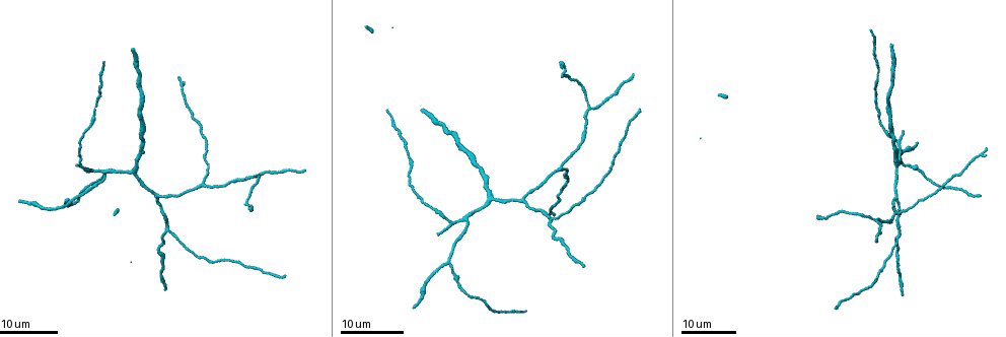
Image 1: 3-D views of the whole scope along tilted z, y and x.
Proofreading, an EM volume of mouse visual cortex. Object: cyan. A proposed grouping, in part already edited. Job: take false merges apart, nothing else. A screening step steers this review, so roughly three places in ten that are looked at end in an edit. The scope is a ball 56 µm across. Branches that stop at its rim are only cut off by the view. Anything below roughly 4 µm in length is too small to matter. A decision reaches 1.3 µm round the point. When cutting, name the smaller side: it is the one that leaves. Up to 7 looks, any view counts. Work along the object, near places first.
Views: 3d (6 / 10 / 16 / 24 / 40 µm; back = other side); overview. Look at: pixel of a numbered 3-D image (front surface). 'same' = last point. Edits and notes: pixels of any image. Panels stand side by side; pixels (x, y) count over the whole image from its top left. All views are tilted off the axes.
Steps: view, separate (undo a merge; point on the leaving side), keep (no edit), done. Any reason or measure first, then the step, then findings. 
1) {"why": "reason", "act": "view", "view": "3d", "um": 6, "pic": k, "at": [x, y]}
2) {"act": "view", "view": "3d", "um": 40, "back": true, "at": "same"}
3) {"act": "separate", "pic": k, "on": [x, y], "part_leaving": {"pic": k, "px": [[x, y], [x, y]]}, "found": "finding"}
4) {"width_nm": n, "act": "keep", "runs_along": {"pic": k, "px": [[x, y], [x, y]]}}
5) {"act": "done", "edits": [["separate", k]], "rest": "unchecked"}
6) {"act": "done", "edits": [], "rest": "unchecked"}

{"why": "thin arm on a thick one", "act": "view", "view": "3d", "um": 24, "pic": 1, "at": [467, 217]}

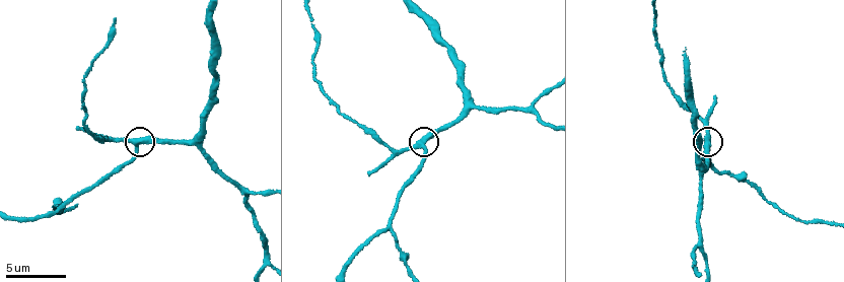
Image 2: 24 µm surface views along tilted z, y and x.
{"act": "view", "view": "3d", "um": 10, "pic": 2, "at": [421, 147]}

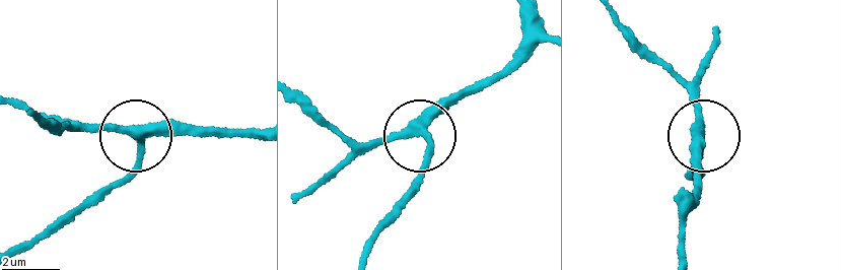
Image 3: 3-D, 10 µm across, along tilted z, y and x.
{"width_nm": 280, "act": "keep", "found": "continuous, no second neuron"}

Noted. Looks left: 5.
{"why": "three arms meet", "act": "view", "view": "3d", "um": 10, "pic": 2, "at": [268, 263]}

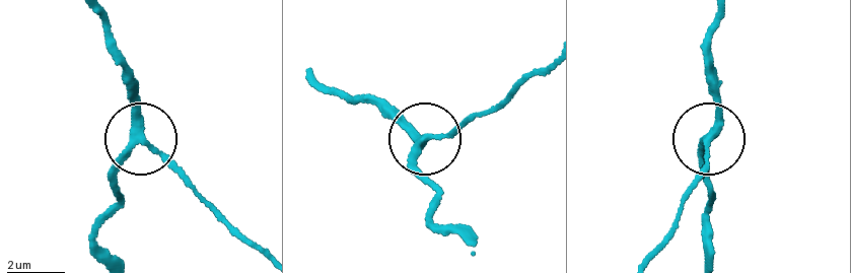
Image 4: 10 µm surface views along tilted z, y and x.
{"act": "keep", "runs_along": {"pic": 4, "px": [[99, 17], [122, 64], [137, 136], [116, 175], [116, 191]]}, "found": "continuous, no second neuron"}

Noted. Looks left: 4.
{"why": "arms run side by side", "act": "view", "view": "3d", "um": 6, "pic": 2, "at": [464, 110]}

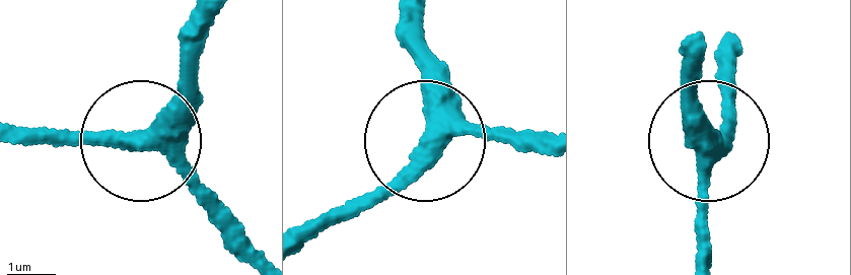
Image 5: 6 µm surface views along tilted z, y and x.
{"side_arm_um": 28, "act": "keep", "runs_along": {"pic": 5, "px": [[540, 137], [475, 126], [431, 138], [426, 82], [409, 53]]}, "found": "one neuron here"}

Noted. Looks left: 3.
{"why": "arms part here", "act": "view", "view": "3d", "um": 16, "pic": 2, "at": [387, 229]}

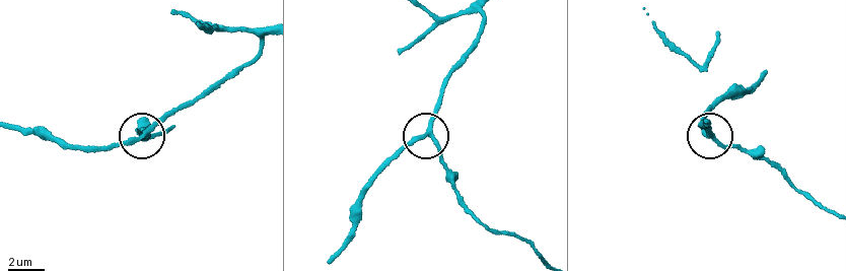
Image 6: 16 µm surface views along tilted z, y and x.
{"arms": 3, "act": "keep", "runs_along": {"pic": 6, "px": [[267, 36], [258, 56], [195, 104], [143, 136], [98, 148]]}, "found": "all the same neuron"}

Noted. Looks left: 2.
{"act": "done", "edits": [], "rest": "unchecked"}

